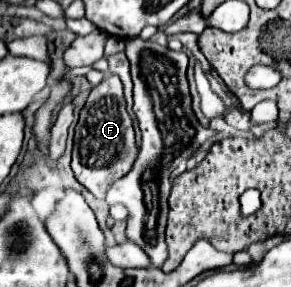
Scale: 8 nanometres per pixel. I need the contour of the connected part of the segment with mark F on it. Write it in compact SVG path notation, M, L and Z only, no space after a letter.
M107 74L103 82L91 90L75 128L71 168L75 172L75 178L99 200L105 198L115 180L129 174L129 168L133 168L133 160L137 160L133 120L125 106L127 104L123 98L123 84L119 76Z

